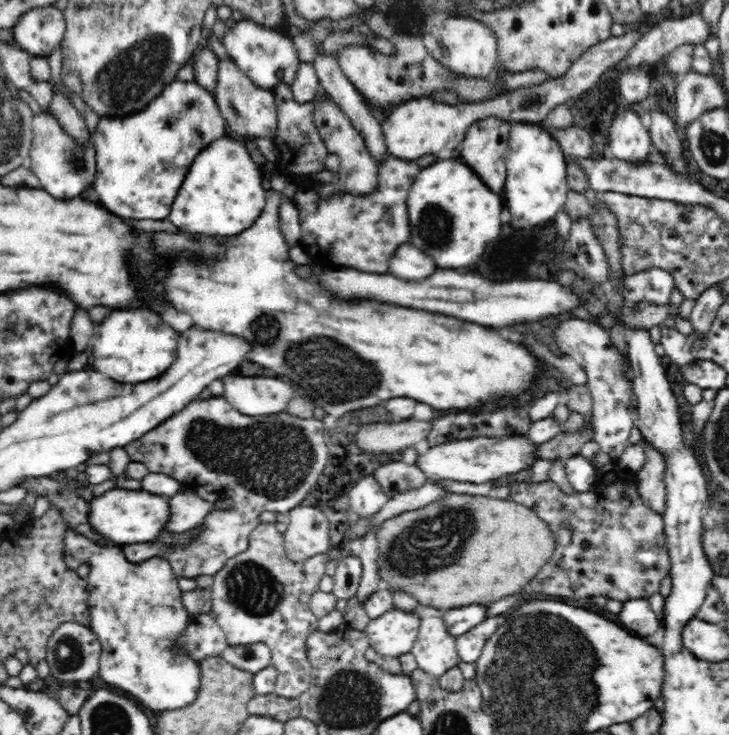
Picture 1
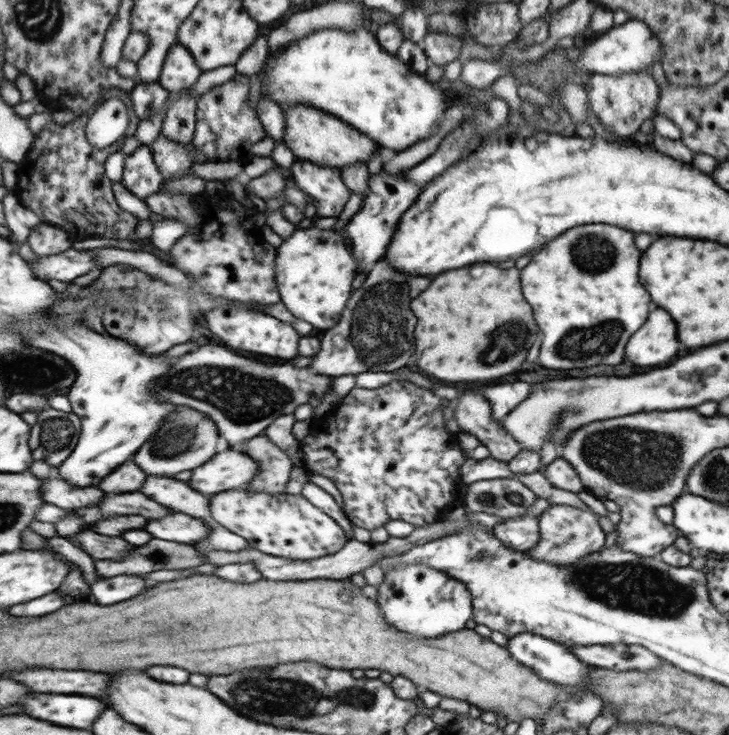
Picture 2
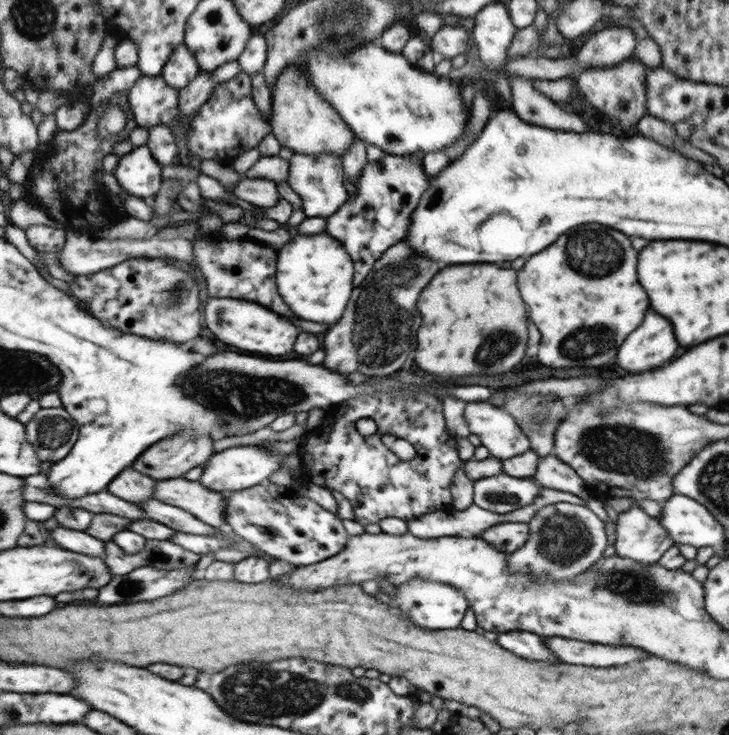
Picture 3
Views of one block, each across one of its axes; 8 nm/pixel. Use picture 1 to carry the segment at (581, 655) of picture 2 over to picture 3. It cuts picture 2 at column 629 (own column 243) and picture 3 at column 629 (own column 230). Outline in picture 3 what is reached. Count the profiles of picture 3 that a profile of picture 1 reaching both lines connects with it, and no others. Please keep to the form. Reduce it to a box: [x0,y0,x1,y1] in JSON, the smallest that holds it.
[543,636,650,666]

